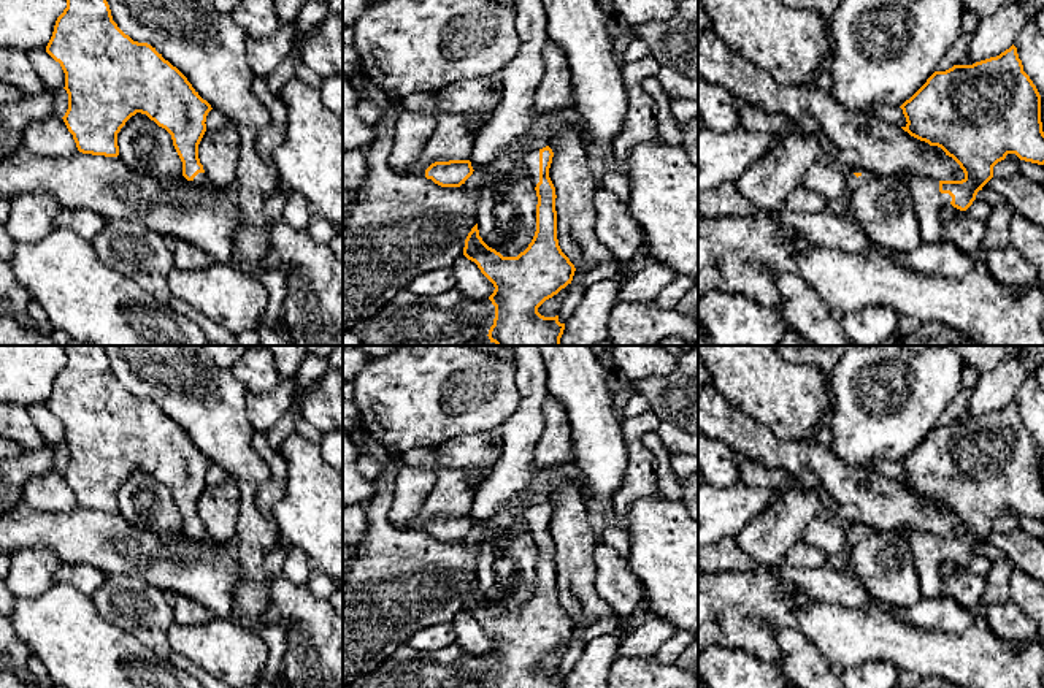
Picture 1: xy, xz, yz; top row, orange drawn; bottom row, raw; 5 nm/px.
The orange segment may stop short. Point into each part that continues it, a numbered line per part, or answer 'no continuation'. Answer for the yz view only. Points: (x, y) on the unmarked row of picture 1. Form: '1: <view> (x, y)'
1: yz (927, 554)

